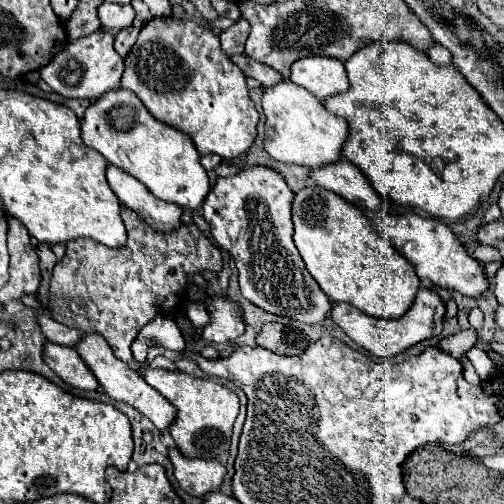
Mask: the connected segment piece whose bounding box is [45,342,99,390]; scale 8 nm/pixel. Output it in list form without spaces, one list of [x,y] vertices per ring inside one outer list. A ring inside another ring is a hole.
[[[47,342],[45,344],[45,362],[71,388],[79,388],[79,390],[97,390],[99,388],[97,378],[87,368],[87,364],[81,360],[81,356],[77,354],[75,348]]]

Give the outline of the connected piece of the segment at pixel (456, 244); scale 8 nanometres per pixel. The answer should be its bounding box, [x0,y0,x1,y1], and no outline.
[377,214,491,298]

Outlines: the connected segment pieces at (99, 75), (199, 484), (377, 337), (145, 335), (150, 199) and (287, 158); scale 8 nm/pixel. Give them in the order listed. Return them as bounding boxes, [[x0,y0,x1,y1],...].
[[41,30,123,100],[169,448,227,496],[331,290,445,358],[131,314,186,362],[107,166,183,234],[261,80,349,168]]

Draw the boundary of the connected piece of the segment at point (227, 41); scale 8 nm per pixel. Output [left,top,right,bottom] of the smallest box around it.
[219,18,249,56]

